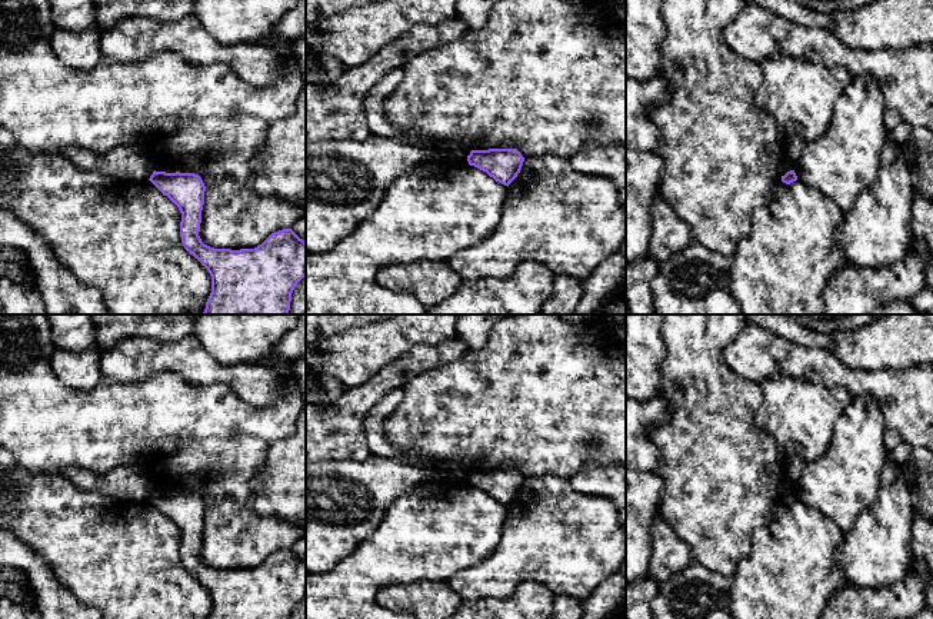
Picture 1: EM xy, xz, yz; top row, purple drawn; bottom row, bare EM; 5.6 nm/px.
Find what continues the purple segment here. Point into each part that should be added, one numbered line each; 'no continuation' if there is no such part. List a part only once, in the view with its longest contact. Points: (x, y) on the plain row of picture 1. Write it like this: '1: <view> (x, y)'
no continuation

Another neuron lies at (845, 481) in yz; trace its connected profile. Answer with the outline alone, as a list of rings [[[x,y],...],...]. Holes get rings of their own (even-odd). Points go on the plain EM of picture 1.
[[[869,395],[854,396],[839,417],[827,450],[807,463],[794,486],[797,500],[832,519],[843,535],[852,530],[856,519],[877,502],[882,470],[887,463],[884,430],[886,423],[877,402]]]

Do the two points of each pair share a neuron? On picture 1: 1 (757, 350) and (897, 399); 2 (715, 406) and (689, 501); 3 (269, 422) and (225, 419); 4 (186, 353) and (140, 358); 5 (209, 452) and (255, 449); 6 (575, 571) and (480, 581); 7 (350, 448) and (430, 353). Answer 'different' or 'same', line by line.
1: same
2: same
3: same
4: same
5: same
6: same
7: same

